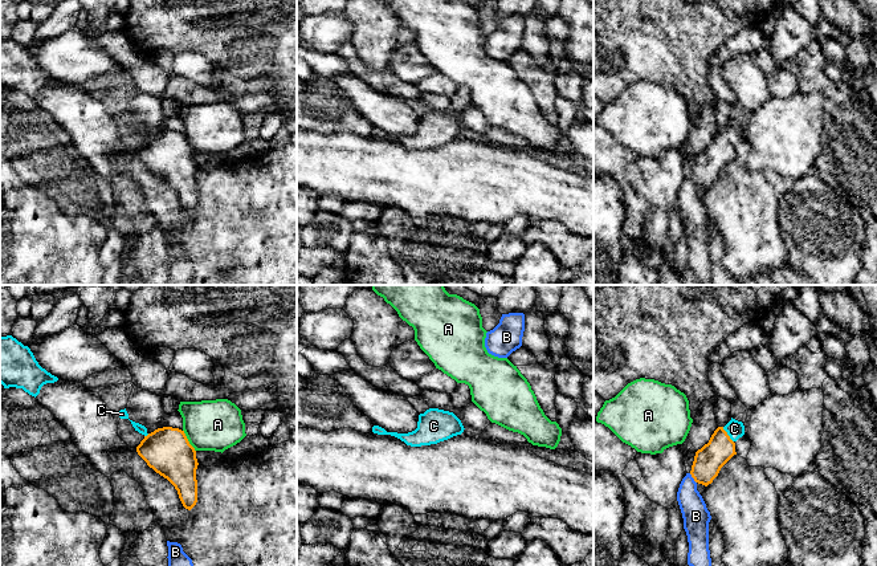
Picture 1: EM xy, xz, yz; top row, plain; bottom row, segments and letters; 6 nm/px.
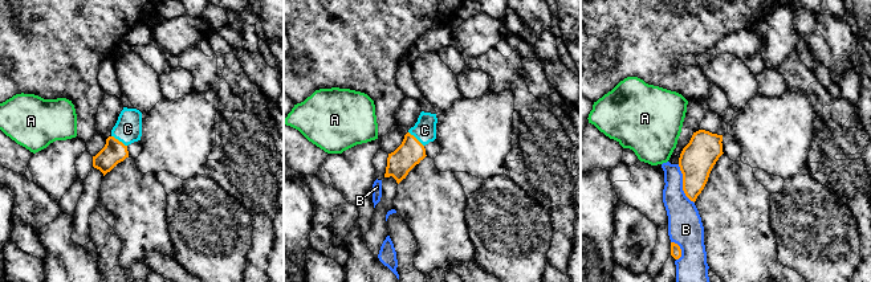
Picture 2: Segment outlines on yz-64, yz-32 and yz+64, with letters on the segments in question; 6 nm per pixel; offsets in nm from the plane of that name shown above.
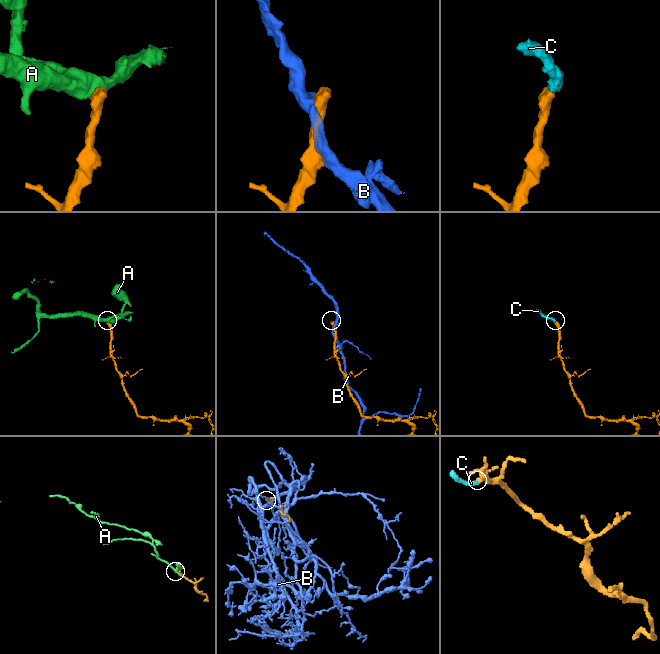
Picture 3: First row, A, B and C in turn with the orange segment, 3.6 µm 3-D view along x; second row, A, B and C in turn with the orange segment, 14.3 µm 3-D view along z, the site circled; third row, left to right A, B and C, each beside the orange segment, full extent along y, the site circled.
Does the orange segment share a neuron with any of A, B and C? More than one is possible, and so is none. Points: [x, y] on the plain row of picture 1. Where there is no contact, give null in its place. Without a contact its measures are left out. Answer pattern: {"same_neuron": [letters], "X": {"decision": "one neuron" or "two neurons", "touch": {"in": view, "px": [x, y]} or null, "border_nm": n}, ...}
{"same_neuron": ["C"], "A": {"decision": "two neurons", "touch": {"in": "xy", "px": [187, 143]}, "border_nm": 150}, "B": {"decision": "two neurons", "touch": {"in": "yz", "px": [693, 180]}, "border_nm": 80}, "C": {"decision": "one neuron", "touch": {"in": "yz", "px": [727, 138]}, "border_nm": 120}}

